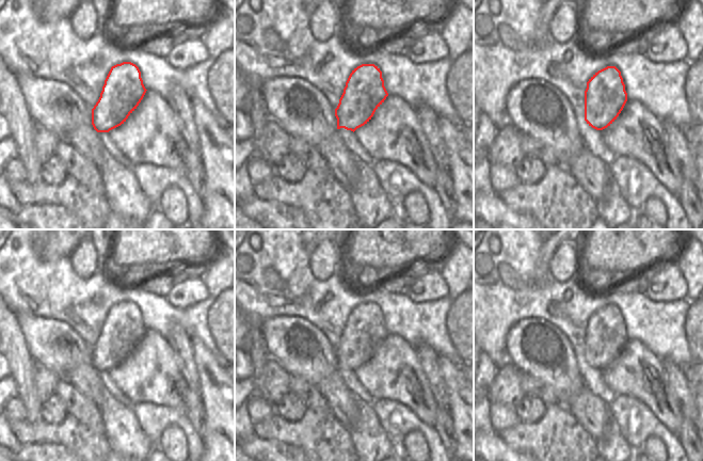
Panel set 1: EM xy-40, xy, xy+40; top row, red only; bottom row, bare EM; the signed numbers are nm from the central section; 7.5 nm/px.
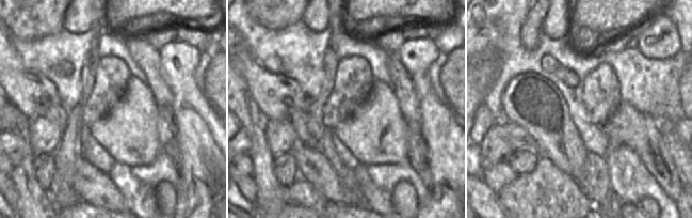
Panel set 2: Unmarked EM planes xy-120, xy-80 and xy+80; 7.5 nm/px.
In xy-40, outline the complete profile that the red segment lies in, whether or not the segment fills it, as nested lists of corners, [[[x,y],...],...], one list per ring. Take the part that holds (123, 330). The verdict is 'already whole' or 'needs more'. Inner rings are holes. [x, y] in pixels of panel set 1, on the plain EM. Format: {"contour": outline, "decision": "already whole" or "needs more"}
{"contour": [[[123,301],[111,306],[100,336],[92,348],[92,364],[97,371],[109,371],[126,361],[143,338],[146,328],[139,306]]], "decision": "already whole"}

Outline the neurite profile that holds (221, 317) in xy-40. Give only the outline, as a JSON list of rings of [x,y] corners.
[[[235,286],[223,290],[214,299],[207,323],[224,360],[235,364]]]

